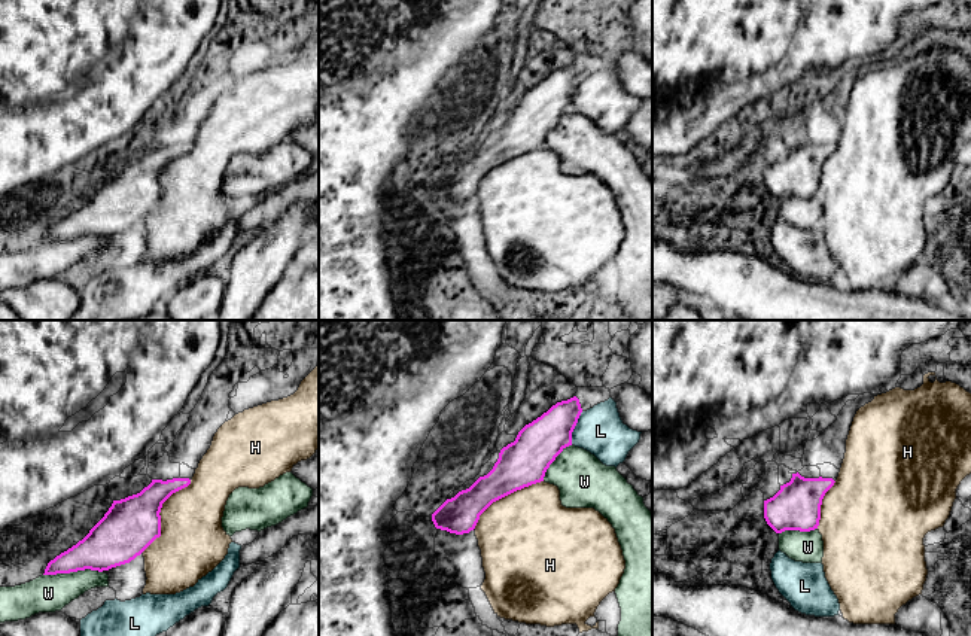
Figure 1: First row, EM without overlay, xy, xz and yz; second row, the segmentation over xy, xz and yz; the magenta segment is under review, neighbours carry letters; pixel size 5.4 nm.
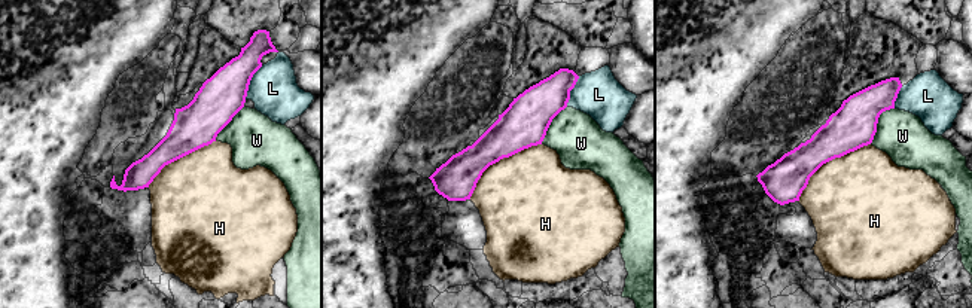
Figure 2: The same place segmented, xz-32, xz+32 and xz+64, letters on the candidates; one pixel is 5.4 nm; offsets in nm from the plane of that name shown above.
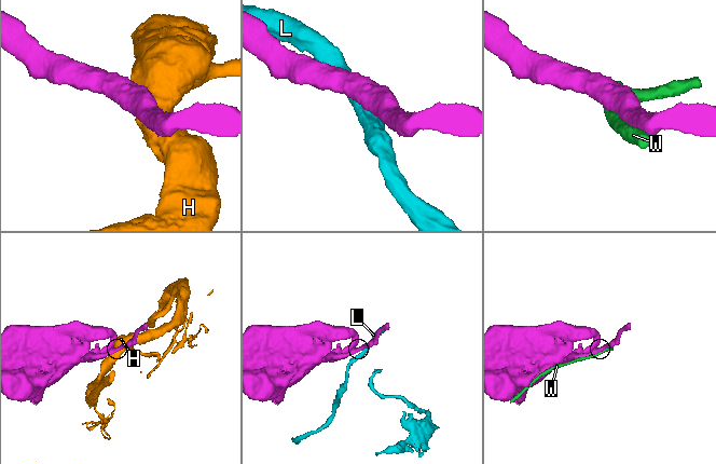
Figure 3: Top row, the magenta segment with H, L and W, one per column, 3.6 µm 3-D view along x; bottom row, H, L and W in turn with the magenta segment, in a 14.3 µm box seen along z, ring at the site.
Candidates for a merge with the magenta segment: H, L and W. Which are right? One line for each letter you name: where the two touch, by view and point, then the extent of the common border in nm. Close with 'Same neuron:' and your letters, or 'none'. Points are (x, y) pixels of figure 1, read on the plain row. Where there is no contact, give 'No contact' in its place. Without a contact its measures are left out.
H: Touches magenta at xy (158, 180). Shared border 480 nm
Same neuron: H

